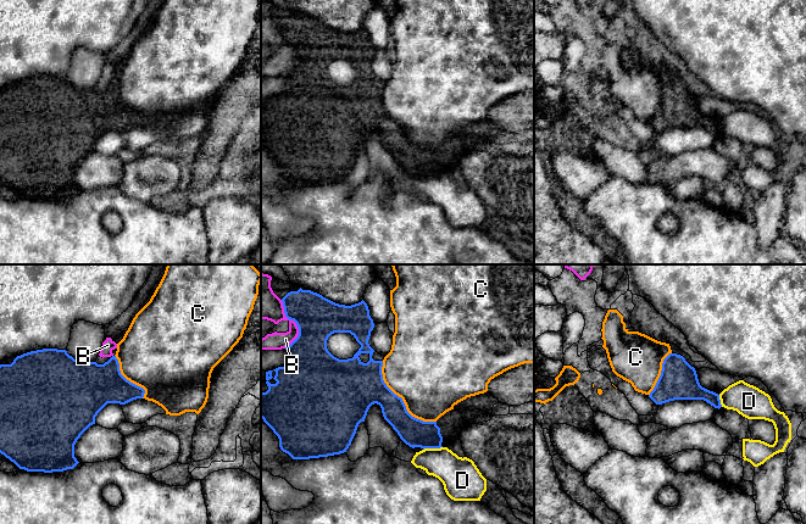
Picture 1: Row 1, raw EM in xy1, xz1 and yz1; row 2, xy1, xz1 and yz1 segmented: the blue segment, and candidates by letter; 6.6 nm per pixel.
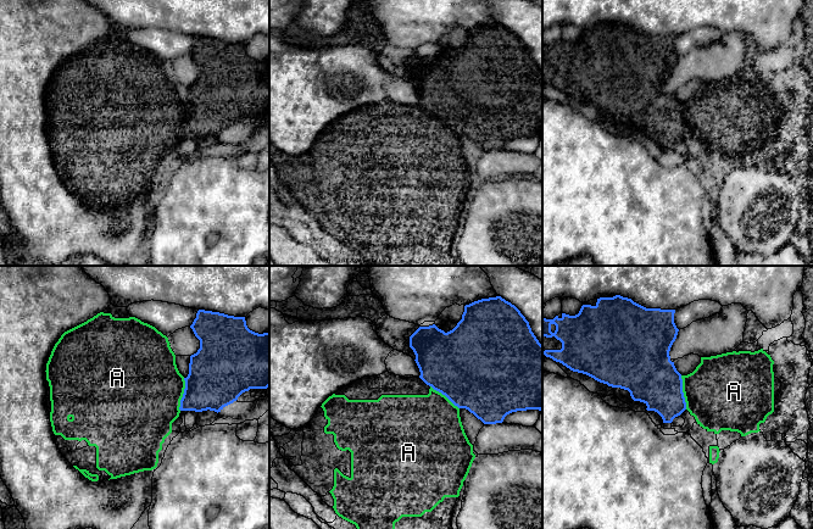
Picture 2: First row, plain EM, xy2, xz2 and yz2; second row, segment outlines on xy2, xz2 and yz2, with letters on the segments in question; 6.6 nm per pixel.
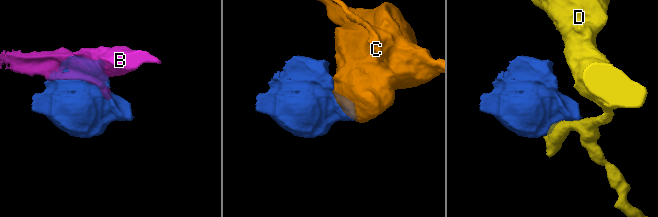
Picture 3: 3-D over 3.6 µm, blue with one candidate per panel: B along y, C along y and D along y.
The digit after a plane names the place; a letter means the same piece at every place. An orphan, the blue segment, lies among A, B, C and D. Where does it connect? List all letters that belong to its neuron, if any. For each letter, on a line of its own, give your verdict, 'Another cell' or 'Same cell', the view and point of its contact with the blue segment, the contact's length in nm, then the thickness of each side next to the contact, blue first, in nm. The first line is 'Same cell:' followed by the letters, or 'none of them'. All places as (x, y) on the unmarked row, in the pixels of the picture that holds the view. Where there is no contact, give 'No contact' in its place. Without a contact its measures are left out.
Same cell: A
A: Same cell. Touches blue at yz2 (683, 120). Shared border 220 nm. Thickness 340 nm (blue) against 460 nm
B: Another cell. Touches blue at xz1 (295, 49). Shared border 320 nm. Thickness 280 nm (blue) against 200 nm
C: Another cell. Touches blue at xz1 (401, 127). Shared border 550 nm. Thickness 240 nm (blue) against 480 nm
D: Another cell. Touches blue at xz1 (432, 174). Shared border 130 nm. Thickness 190 nm (blue) against 240 nm

